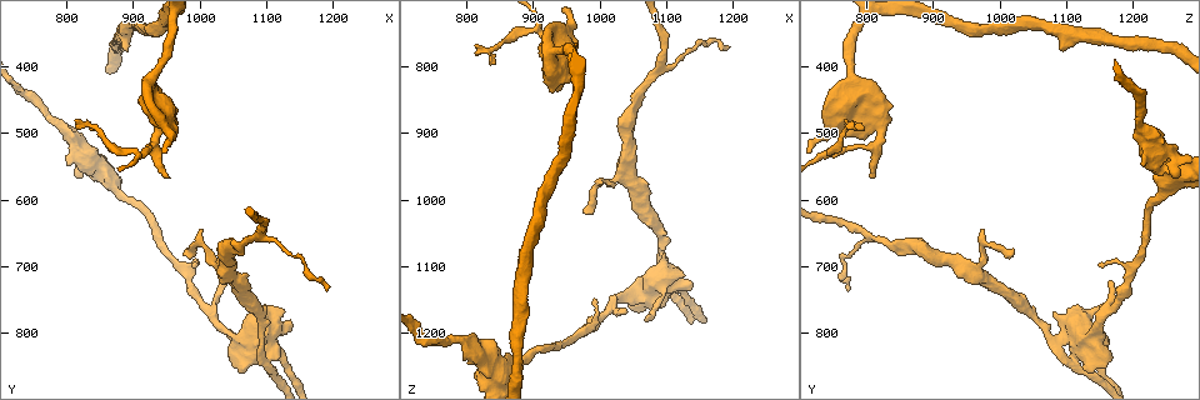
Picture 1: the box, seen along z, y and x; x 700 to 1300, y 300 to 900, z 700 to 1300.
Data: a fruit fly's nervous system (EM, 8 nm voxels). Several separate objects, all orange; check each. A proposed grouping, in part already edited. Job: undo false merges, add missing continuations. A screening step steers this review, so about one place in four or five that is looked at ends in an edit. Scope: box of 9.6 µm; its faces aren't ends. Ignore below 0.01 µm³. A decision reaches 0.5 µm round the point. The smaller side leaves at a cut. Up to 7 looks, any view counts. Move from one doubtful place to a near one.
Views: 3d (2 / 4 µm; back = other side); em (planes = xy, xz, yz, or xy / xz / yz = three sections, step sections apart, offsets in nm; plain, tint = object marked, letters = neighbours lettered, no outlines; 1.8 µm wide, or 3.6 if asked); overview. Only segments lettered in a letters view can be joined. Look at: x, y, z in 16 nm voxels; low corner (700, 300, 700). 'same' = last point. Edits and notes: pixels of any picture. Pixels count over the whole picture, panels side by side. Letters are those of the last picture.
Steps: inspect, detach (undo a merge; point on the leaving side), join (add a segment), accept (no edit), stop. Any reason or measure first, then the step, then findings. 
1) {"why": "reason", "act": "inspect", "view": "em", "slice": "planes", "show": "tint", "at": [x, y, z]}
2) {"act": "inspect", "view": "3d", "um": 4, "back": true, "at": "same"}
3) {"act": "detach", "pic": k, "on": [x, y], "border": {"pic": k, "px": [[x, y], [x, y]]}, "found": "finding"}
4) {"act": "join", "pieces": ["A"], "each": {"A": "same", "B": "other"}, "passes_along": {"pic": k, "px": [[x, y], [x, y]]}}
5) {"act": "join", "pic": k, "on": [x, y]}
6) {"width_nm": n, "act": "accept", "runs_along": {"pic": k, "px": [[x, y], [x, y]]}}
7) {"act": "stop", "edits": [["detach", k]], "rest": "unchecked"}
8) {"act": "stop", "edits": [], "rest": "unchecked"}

{"why": "branch stops here", "act": "inspect", "view": "3d", "um": 4, "at": [815, 555, 1260]}

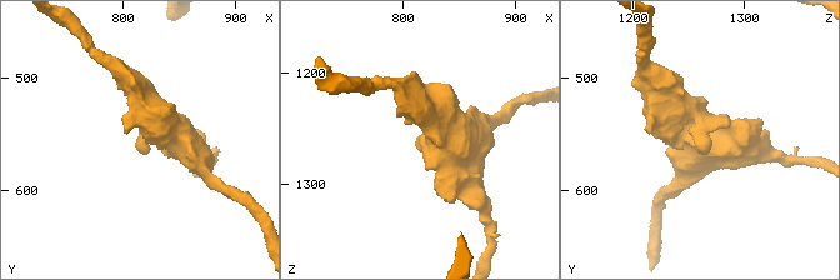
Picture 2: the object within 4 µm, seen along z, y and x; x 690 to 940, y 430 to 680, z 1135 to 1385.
{"why": "now the EM", "act": "inspect", "view": "em", "slice": "planes", "show": "letters", "at": [810, 552, 1262]}

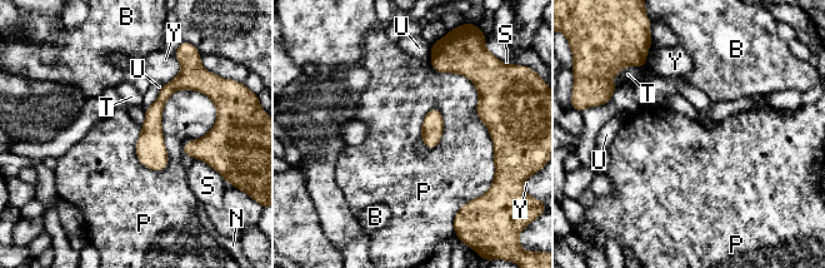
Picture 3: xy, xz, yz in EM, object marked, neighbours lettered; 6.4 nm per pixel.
{"longest_contact_nm": ["P", 650], "act": "accept", "each": {"B": "other", "N": "other", "P": "other", "S": "other", "T": "other", "U": "other", "Y": "other"}, "border": {"pic": 3, "px": [[216, 107], [136, 159]]}, "found": "no lettered segment goes on from it"}

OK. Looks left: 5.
{"act": "inspect", "view": "em", "slice": "planes", "show": "letters", "at": [1040, 710, 970]}

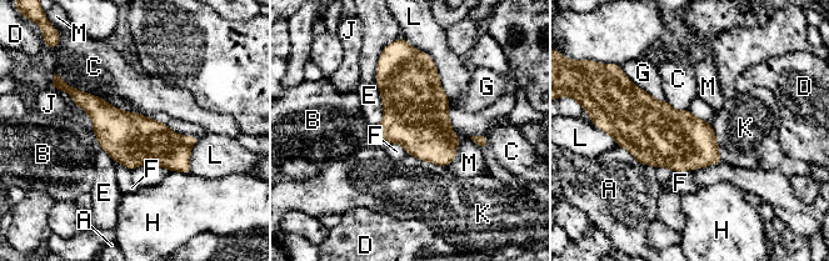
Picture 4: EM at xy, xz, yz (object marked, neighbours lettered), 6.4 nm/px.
{"act": "accept", "each": {"A": "other", "B": "other", "C": "other", "D": "other", "E": "other", "F": "other", "G": "other", "H": "other", "J": "other", "K": "other", "L": "other", "M": "other"}, "border": {"pic": 4, "px": [[384, 142], [399, 142], [408, 154]]}, "found": "one cell here"}

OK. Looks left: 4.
{"why": "stops while still wide", "act": "inspect", "view": "3d", "um": 4, "back": true, "at": [1090, 835, 1085]}

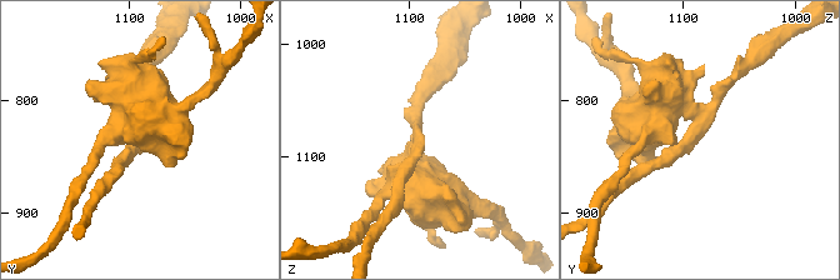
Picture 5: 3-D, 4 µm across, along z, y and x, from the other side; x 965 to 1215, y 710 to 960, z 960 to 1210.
{"arm_widths_nm": [190, 550], "why": "shape alone is not enough", "act": "inspect", "view": "em", "slice": "yz", "step": 8, "show": "tint", "at": [1086, 834, 1086]}

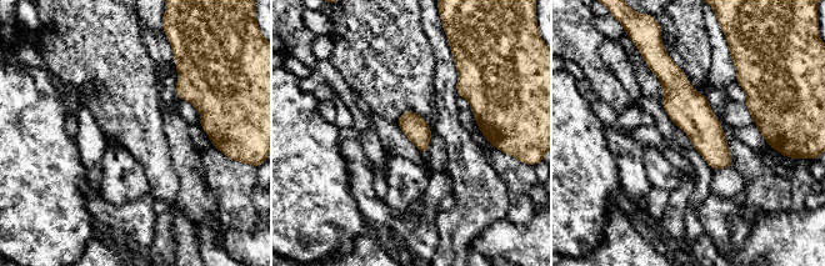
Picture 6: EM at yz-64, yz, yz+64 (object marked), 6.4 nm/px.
{"why": "cut it another way", "act": "inspect", "view": "em", "slice": "planes", "show": "letters", "at": "same"}

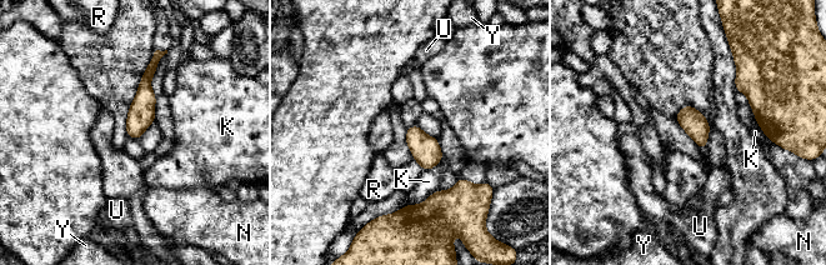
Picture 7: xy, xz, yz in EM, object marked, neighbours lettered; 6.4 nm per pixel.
{"act": "detach", "pic": 7, "on": [143, 106], "each": {"K": "other", "N": "other", "R": "other", "U": "other", "Y": "other"}, "border": {"pic": 7, "px": [[154, 56], [150, 80]]}, "found": "two cells meet here"}

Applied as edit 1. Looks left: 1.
{"act": "stop", "edits": [["detach", 7]], "rest": "unchecked"}

